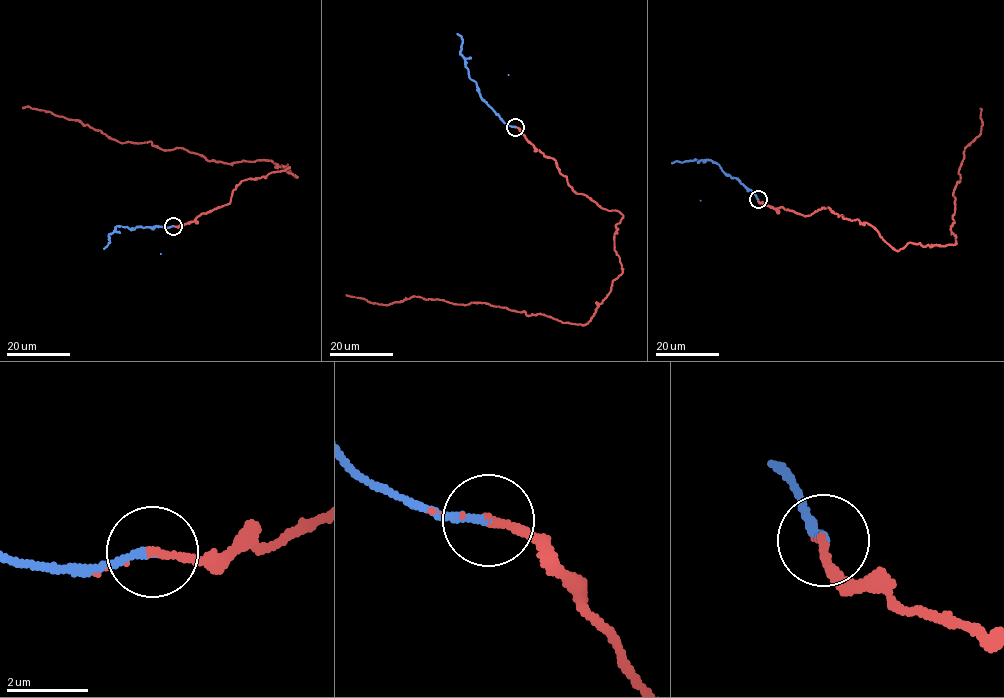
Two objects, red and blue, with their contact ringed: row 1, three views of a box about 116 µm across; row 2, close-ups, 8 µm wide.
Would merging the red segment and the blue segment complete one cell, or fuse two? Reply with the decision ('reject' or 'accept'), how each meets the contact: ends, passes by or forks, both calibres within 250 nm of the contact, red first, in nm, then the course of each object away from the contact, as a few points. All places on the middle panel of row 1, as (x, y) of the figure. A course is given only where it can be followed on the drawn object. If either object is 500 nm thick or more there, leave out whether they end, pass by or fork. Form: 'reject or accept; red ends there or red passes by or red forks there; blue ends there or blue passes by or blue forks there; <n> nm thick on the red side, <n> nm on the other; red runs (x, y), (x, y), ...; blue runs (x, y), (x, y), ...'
accept; red passes by; blue ends there; 140 nm thick on the red side, 200 nm on the other; red runs (515, 126), (577, 193), (622, 215), (622, 271), (592, 318), (346, 295); blue runs (515, 126), (506, 124), (481, 98), (478, 87), (469, 76), (465, 58), (460, 54), (462, 37), (457, 33)

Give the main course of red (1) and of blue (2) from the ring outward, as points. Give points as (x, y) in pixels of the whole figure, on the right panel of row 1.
1: (757, 199), (805, 216), (828, 207), (898, 251), (955, 244), (953, 192), (980, 109)
2: (757, 199), (711, 160), (671, 162)

